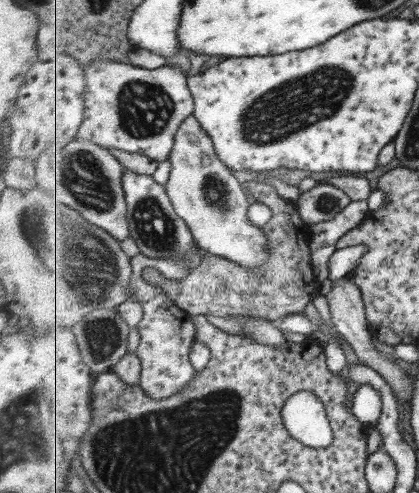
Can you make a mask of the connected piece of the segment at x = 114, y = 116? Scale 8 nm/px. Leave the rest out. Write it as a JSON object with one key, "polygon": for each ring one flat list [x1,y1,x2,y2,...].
{"polygon":[[109,60,92,61,84,71,86,101,79,139,105,148,145,155,159,162,168,160,179,126,194,114,196,107,185,72,168,64,149,70]]}

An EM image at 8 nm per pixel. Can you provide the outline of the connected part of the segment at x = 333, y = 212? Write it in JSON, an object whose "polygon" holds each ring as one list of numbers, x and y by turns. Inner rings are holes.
{"polygon":[[322,184,301,194,296,203,302,219,312,225,333,220,352,202,343,190,331,184]]}

